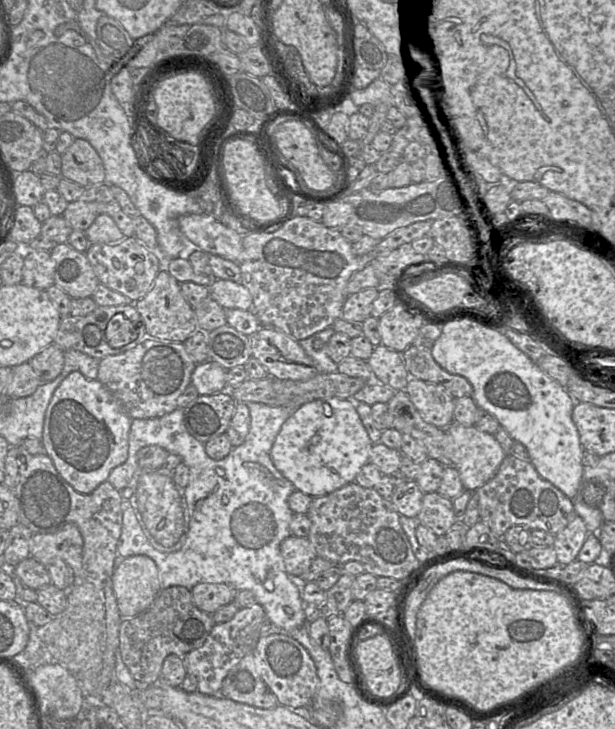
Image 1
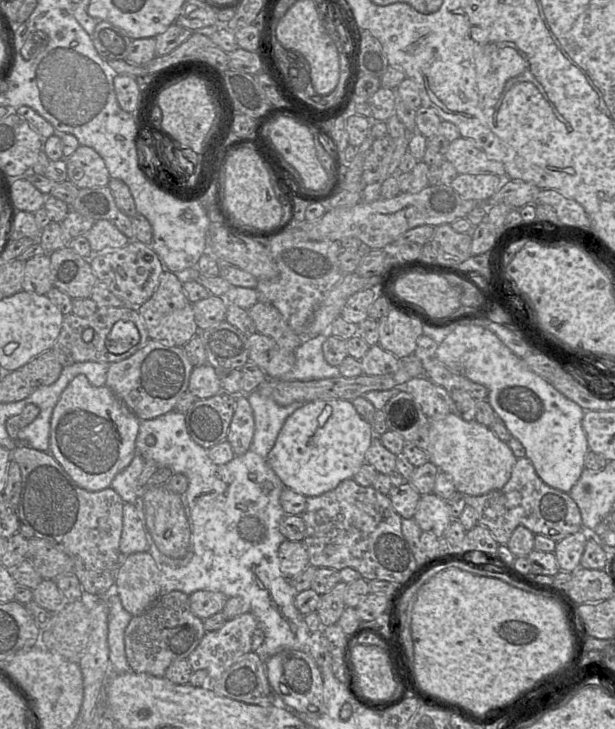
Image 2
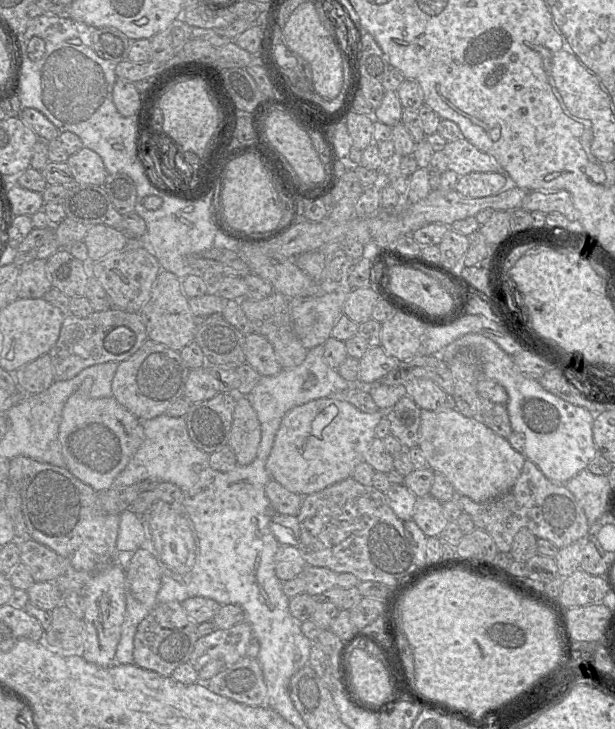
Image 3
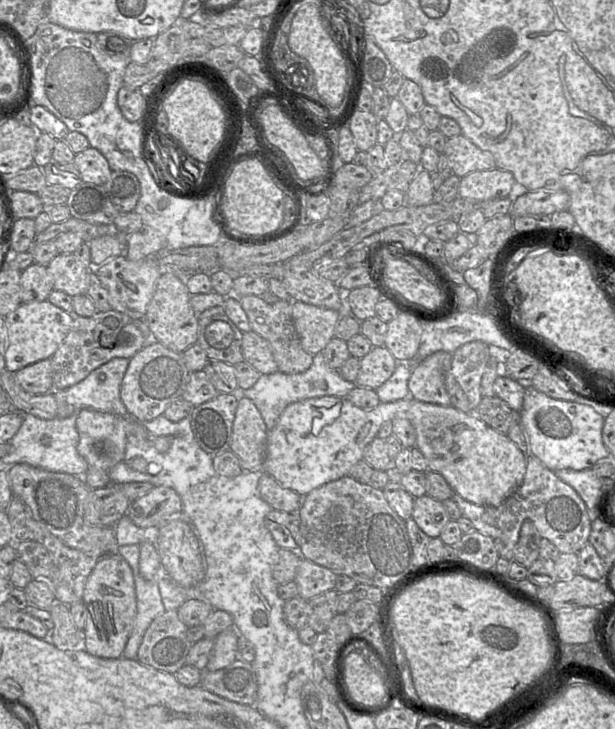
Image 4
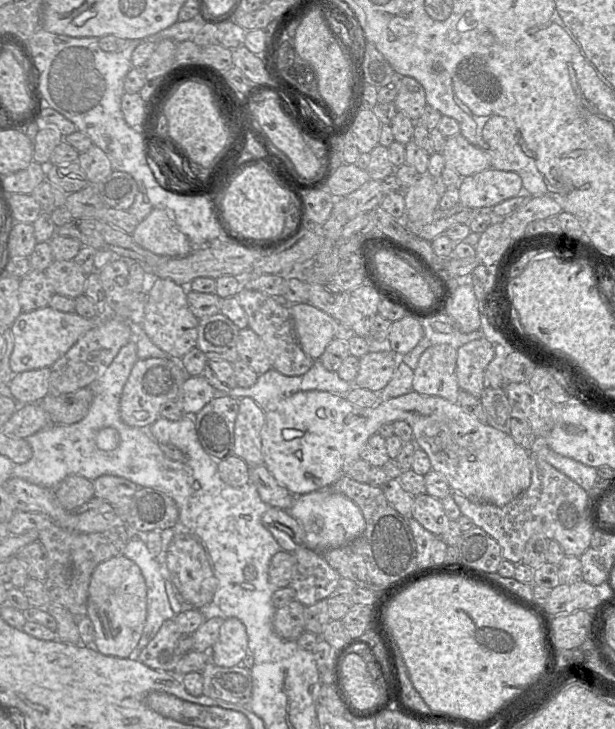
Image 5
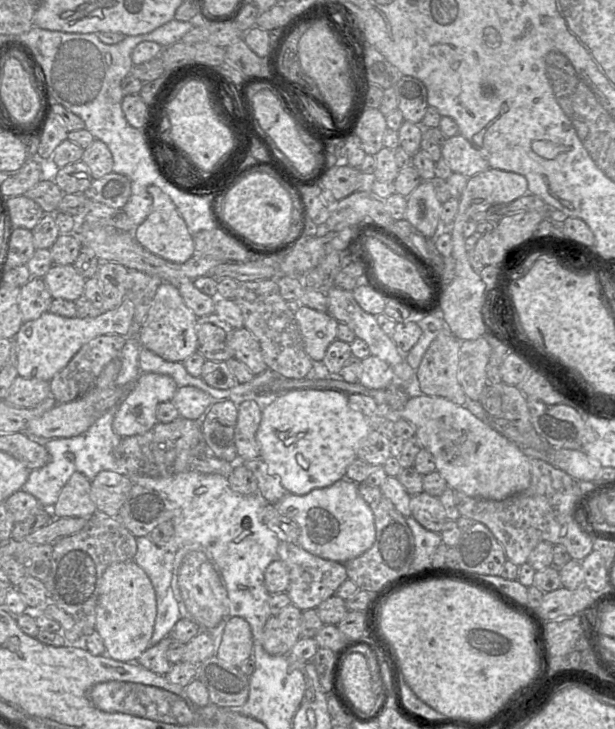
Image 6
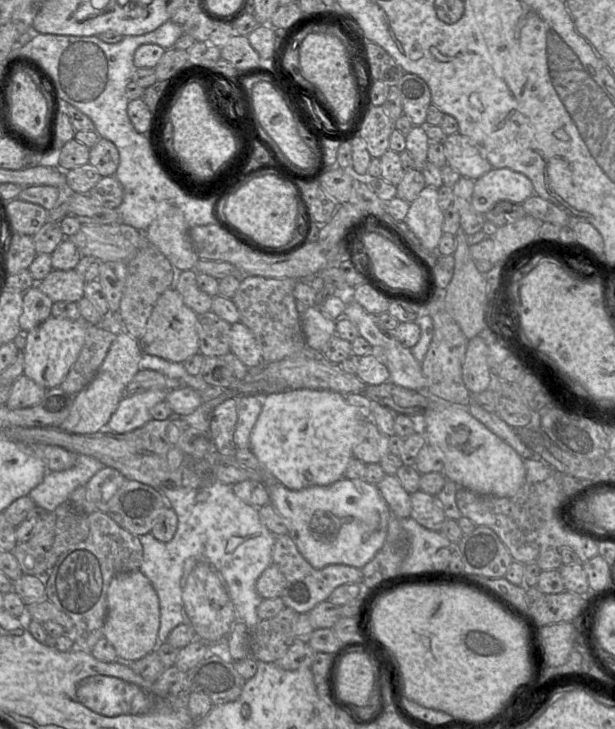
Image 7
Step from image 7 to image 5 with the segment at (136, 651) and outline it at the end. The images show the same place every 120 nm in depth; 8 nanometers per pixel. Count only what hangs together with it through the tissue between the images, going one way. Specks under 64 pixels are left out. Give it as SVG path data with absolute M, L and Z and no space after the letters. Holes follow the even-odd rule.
M121 555L97 565L89 584L87 616L95 630L93 647L107 656L128 658L139 643L147 617L146 584L135 562Z

